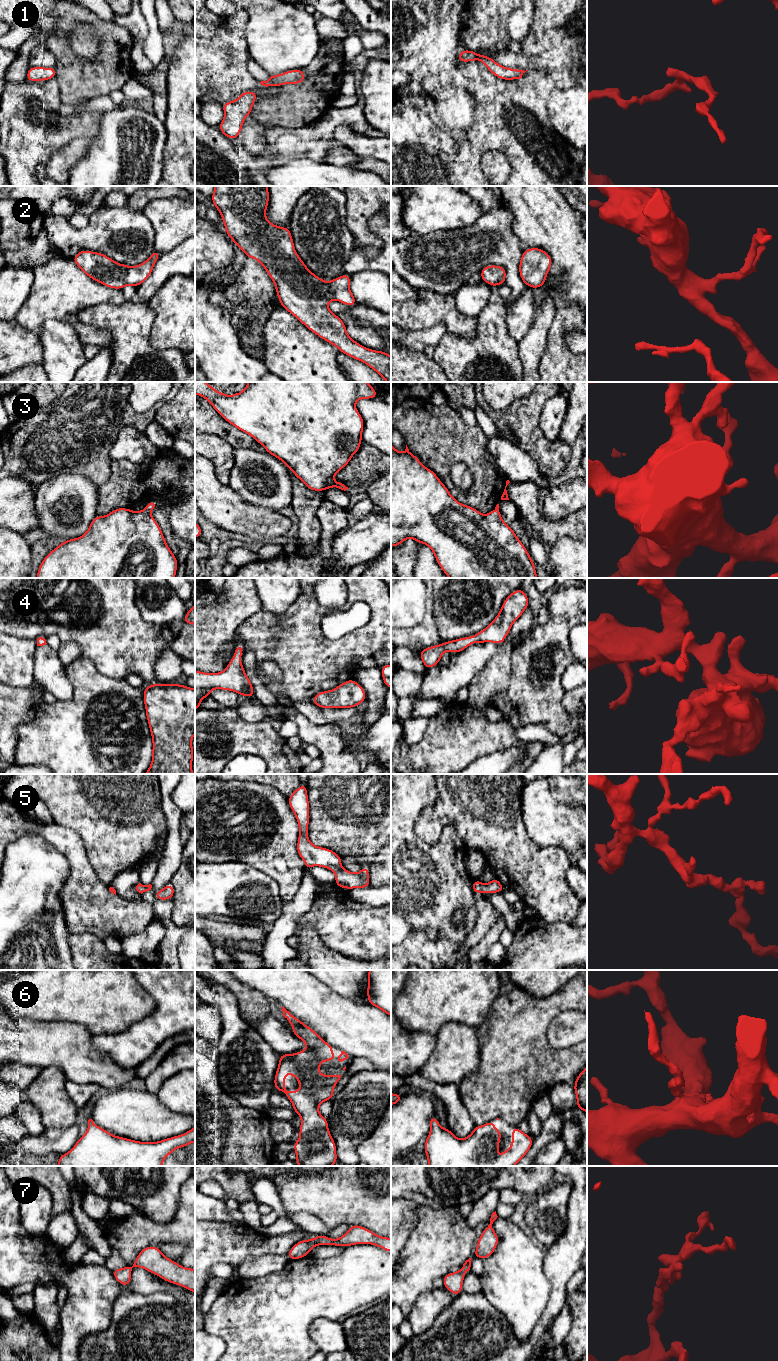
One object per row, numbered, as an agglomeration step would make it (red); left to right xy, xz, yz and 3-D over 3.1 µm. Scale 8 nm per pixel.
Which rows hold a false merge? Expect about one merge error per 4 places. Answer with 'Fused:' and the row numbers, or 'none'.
Fused: none

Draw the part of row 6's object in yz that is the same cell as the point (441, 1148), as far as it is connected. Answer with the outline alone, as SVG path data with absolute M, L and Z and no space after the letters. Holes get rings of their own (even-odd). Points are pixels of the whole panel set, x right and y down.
M436 1116L429 1118L431 1131L424 1144L424 1152L428 1158L428 1166L515 1166L530 1150L533 1139L523 1133L518 1126L512 1126L512 1144L503 1155L494 1155L500 1145L500 1132L494 1127L495 1120L484 1125L475 1126L472 1133L465 1139L454 1137L451 1130L442 1128Z

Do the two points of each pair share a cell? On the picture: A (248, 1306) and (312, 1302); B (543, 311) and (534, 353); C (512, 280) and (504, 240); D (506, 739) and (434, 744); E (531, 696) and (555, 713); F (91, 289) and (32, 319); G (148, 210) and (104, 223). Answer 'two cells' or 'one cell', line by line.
A: one cell
B: one cell
C: one cell
D: one cell
E: one cell
F: one cell
G: two cells

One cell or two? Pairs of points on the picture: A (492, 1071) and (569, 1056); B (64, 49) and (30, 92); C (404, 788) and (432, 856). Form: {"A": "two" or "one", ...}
{"A": "one", "B": "two", "C": "one"}

